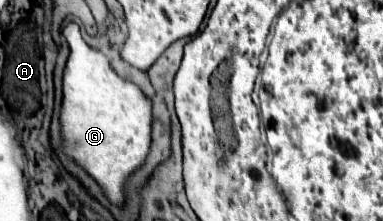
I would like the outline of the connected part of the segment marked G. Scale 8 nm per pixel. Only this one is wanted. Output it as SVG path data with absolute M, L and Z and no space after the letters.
M69 23L63 31L71 55L63 73L63 111L61 111L61 123L63 123L63 137L65 137L65 153L79 161L93 177L95 181L107 191L111 203L121 205L123 203L123 183L127 175L139 167L149 151L149 139L151 139L151 101L139 91L139 87L131 81L121 79L109 65L107 57L95 49L91 49L83 37L81 29L75 23Z

